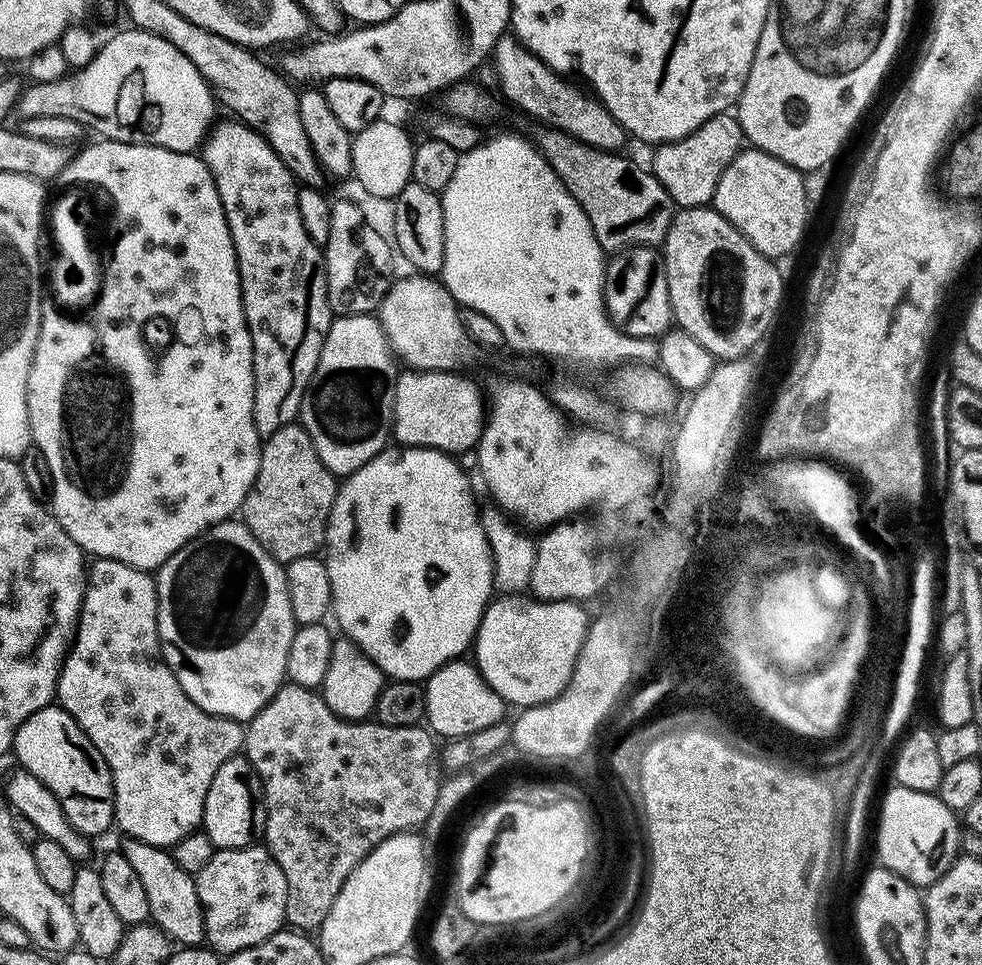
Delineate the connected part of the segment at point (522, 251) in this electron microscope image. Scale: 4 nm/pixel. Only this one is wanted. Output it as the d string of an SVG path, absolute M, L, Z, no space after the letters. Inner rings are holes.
M504 132L501 136L492 136L485 139L477 148L470 149L463 153L458 162L458 170L454 170L454 178L450 178L450 186L440 196L444 207L444 271L442 283L458 305L465 309L473 308L480 314L484 314L491 322L502 330L505 335L505 342L509 349L521 352L524 356L545 356L548 360L561 360L564 364L577 364L580 368L605 368L611 369L617 363L616 356L624 352L624 343L628 343L628 349L624 352L623 359L628 362L652 362L656 360L656 340L652 338L641 338L639 336L624 335L622 328L616 327L612 319L608 317L608 311L604 308L604 265L606 253L601 248L594 230L590 226L590 218L574 202L570 190L562 186L562 178L554 174L550 162L536 147L531 139L524 136L515 136L512 132Z

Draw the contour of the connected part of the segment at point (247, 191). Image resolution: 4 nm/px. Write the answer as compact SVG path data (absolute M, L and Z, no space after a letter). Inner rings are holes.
M239 118L228 119L232 120L224 120L221 124L219 121L207 133L202 145L202 159L214 178L218 198L222 198L222 210L234 242L242 306L254 354L254 426L261 438L266 438L299 417L304 391L318 366L320 351L334 317L326 294L324 253L321 245L306 234L302 214L298 214L300 188L296 177L256 129L248 127Z

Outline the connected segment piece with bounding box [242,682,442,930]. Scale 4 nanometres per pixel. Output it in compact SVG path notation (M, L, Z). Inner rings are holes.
M291 682L280 685L280 689L254 714L254 718L247 721L244 728L243 755L247 756L260 779L260 791L264 794L264 830L262 833L263 847L278 862L282 874L286 874L286 910L284 919L293 929L316 930L326 918L330 906L334 906L334 898L338 890L346 882L348 875L354 871L369 854L378 847L383 840L390 838L399 832L410 832L427 824L430 814L434 810L434 802L438 802L438 790L442 783L441 769L438 767L438 744L433 733L427 727L420 724L407 724L406 726L394 726L393 724L381 724L379 722L353 722L343 720L330 706L326 706L323 695L311 688L303 688Z

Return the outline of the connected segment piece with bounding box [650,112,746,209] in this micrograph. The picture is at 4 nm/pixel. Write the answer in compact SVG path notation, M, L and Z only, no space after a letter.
M723 112L706 122L702 122L702 126L698 126L698 130L686 134L686 138L659 145L653 151L656 153L652 156L650 170L658 178L658 182L662 182L666 194L670 194L672 203L677 209L702 208L711 205L712 195L718 186L718 178L722 178L722 170L726 170L726 166L730 166L730 162L734 162L734 158L742 151L745 144L744 131L735 115Z

